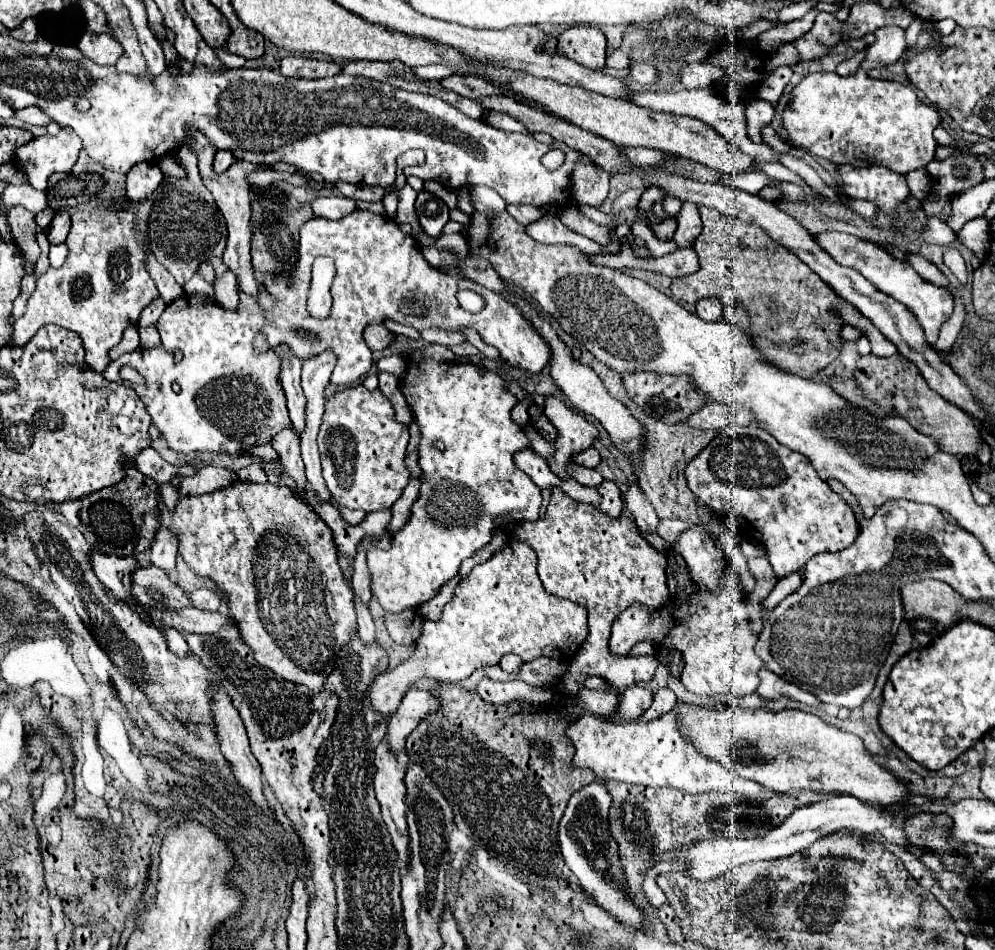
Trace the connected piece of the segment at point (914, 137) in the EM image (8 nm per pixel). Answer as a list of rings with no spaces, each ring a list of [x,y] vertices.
[[[860,67],[854,75],[840,77],[838,73],[810,73],[794,89],[792,97],[782,113],[782,127],[788,133],[788,145],[796,149],[806,149],[818,157],[824,157],[836,165],[884,165],[896,173],[908,173],[926,167],[934,157],[936,141],[932,131],[938,127],[940,115],[934,107],[924,105],[914,89],[900,81],[874,79],[866,75]]]

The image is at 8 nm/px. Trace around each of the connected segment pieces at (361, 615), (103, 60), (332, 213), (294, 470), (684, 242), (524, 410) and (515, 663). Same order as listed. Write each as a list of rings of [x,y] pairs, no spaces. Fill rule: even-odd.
[[[354,597],[356,603],[356,615],[358,615],[358,637],[364,641],[364,645],[372,645],[376,641],[376,625],[368,609],[358,605],[358,597]]]
[[[86,31],[76,47],[84,53],[84,57],[96,61],[96,65],[114,65],[122,55],[122,47],[112,37],[108,37],[108,33],[96,35],[92,31]]]
[[[340,195],[318,197],[316,201],[312,201],[312,211],[314,211],[314,217],[336,221],[336,219],[342,219],[342,217],[354,213],[356,201],[348,199],[348,197],[340,197]]]
[[[292,425],[284,427],[276,437],[272,437],[270,445],[274,447],[274,451],[278,453],[278,457],[284,463],[284,475],[290,475],[296,479],[296,483],[298,483],[296,493],[300,497],[304,497],[306,475],[304,475],[304,463],[300,457],[300,437],[296,437],[296,433],[292,433]]]
[[[686,201],[682,211],[676,217],[676,223],[678,223],[678,229],[674,233],[674,243],[678,247],[692,247],[694,239],[702,231],[702,221],[698,219],[698,205],[694,205],[692,201]]]
[[[522,401],[522,403],[518,403],[514,409],[512,409],[512,419],[520,425],[520,427],[524,427],[528,421],[530,421],[530,415],[528,415],[528,407],[530,407],[532,403],[530,401]]]
[[[504,655],[504,657],[500,659],[500,667],[502,667],[504,671],[508,671],[508,673],[518,671],[522,663],[524,663],[524,661],[522,661],[520,657],[516,657],[516,655]]]

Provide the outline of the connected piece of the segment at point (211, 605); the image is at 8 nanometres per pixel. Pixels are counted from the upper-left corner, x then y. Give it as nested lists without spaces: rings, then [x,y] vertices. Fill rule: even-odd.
[[[198,589],[194,593],[188,593],[188,599],[192,601],[194,607],[204,609],[204,611],[218,611],[222,603],[222,599],[214,591],[208,591],[208,589]]]

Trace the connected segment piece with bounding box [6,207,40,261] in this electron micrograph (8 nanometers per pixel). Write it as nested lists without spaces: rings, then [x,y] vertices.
[[[10,207],[6,217],[8,217],[10,229],[12,229],[14,241],[24,247],[24,251],[30,255],[32,261],[36,261],[40,255],[40,247],[38,247],[36,237],[34,237],[34,227],[36,227],[34,213],[30,213],[24,207]]]

